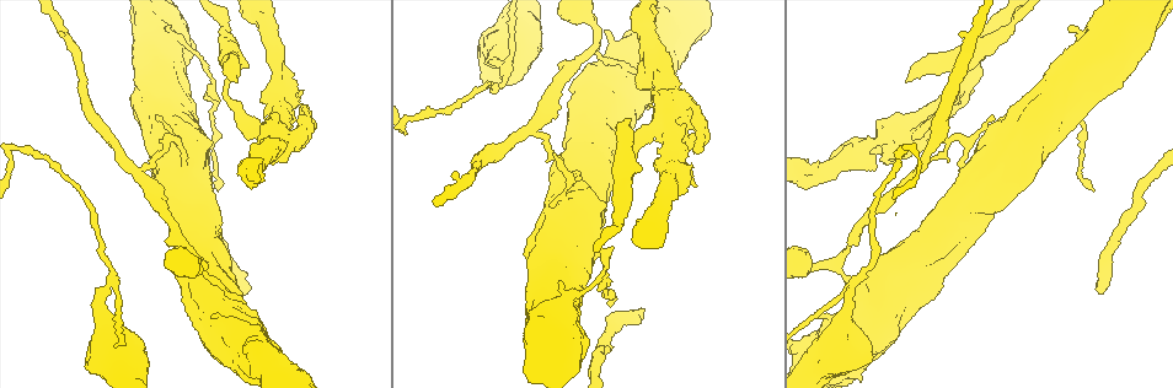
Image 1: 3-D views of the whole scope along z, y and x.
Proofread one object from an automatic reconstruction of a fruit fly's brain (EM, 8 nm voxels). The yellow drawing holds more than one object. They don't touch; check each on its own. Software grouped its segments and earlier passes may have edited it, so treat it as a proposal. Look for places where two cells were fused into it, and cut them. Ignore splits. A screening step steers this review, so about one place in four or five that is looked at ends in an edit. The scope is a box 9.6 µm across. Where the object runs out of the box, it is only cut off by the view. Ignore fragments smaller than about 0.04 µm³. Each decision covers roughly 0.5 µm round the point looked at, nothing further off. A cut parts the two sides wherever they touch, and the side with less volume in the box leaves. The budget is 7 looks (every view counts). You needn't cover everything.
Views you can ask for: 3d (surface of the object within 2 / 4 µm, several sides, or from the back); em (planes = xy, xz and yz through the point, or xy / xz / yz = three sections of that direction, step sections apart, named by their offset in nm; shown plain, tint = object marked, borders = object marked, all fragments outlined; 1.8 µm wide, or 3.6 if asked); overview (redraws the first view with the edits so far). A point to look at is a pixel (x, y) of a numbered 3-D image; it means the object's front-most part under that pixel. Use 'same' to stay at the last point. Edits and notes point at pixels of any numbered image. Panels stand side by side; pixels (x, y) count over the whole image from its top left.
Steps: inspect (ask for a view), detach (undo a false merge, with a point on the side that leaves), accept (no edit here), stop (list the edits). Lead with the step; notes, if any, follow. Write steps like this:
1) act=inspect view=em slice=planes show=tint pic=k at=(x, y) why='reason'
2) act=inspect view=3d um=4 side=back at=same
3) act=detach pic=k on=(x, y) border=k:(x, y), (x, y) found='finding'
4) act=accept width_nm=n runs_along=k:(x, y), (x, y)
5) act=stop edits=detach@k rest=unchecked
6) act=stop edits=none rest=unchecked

act=inspect view=em slice=xz step=8 show=tint pic=1 at=(527, 132) why='sharp bend'

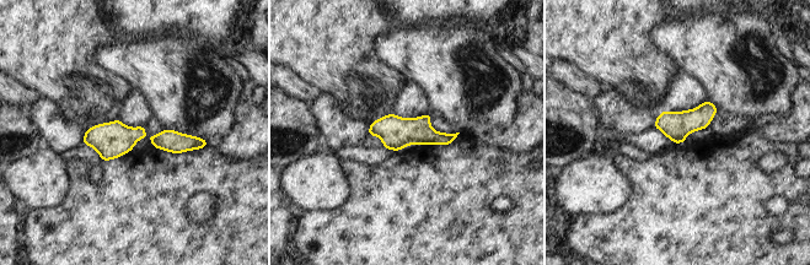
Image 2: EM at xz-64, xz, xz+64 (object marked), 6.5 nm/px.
act=accept width_nm=190 runs_along=2:(86, 139), (146, 135), (203, 144) found='all the same cell'

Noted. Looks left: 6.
act=inspect view=em slice=planes show=tint pic=1 at=(625, 180) why='three arms meet'

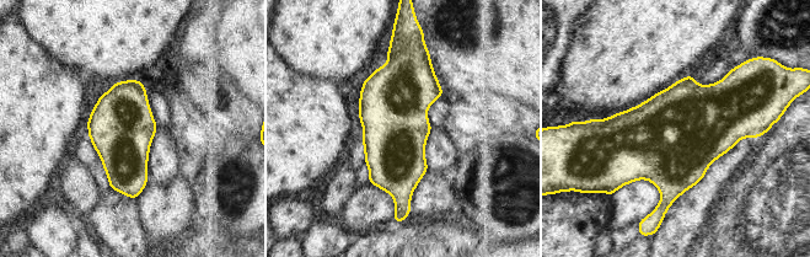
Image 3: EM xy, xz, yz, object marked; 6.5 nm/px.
act=accept found='one cell here'

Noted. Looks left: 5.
act=inspect view=3d um=4 side=back pic=1 at=(587, 290) why='thick turns thin'

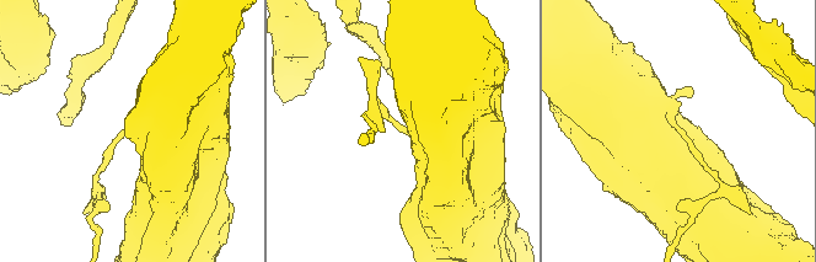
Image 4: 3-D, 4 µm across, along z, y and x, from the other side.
act=inspect view=em slice=xz step=16 show=tint pic=4 at=(677, 129)

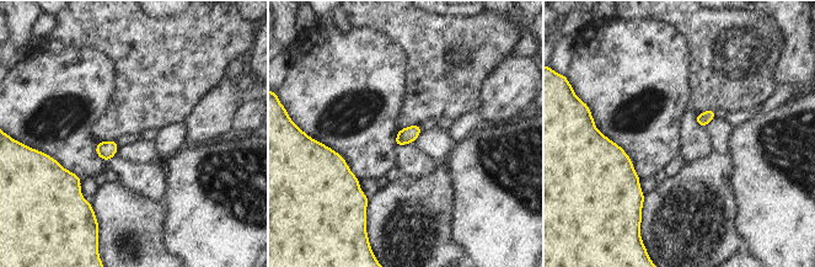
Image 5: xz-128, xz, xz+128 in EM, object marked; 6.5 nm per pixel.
act=inspect view=em slice=xy step=16 show=tint at=same why='another direction'

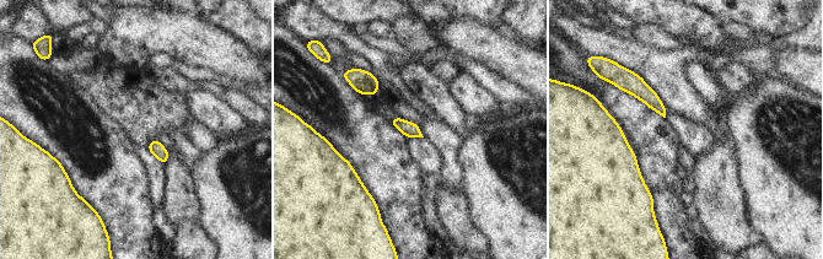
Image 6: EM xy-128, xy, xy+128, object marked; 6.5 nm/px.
act=accept found='all the same cell'

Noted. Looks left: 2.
act=stop edits=none rest=unchecked

